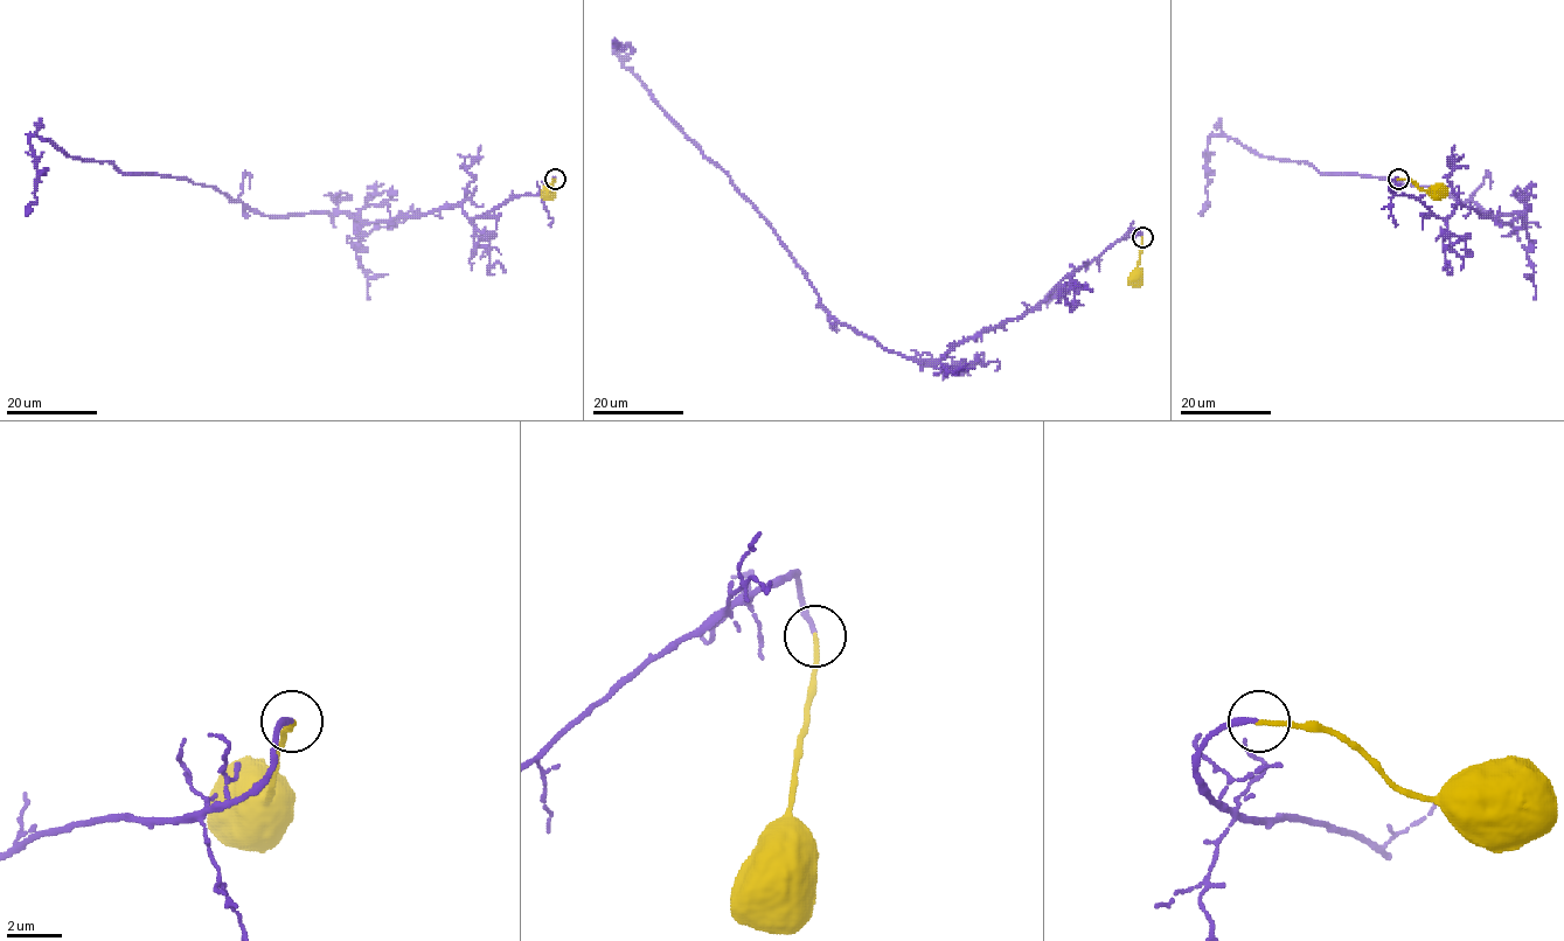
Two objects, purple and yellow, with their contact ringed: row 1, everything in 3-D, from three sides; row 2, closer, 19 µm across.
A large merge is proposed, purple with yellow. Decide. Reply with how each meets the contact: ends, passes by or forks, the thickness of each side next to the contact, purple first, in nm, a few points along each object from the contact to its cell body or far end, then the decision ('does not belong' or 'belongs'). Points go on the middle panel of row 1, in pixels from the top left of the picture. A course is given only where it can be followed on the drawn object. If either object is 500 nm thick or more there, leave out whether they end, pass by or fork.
purple ends | yellow ends | 200/160 nm | purple via (1142, 237), (1126, 232), (1038, 304), (915, 362), (831, 314), (613, 40) | yellow via (1142, 237), (1135, 279) | belongs

